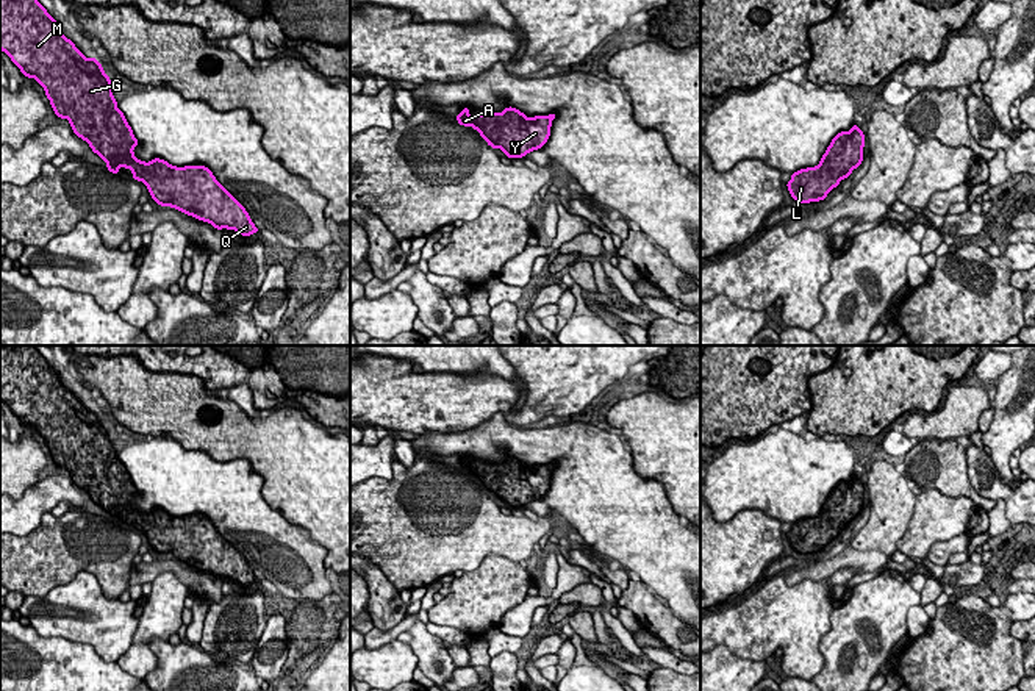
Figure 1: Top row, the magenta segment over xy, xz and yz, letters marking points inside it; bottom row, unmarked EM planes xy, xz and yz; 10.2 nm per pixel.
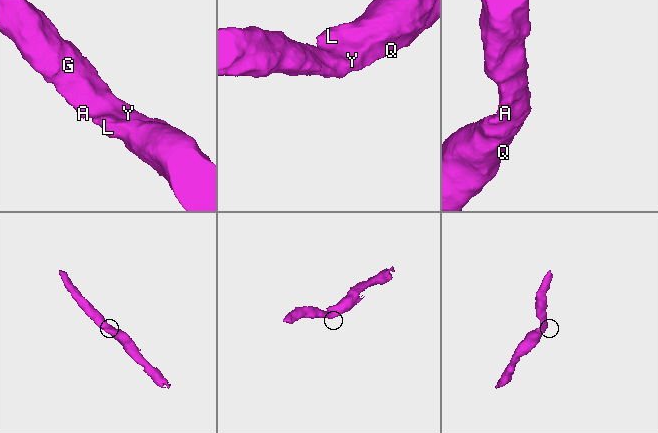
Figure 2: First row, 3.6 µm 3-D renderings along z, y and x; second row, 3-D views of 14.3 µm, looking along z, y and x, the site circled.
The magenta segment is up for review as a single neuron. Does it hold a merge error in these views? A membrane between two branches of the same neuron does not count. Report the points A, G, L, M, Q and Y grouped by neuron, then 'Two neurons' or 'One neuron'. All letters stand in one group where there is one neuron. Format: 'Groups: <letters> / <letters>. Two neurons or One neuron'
Groups: A G L M Q Y. One neuron

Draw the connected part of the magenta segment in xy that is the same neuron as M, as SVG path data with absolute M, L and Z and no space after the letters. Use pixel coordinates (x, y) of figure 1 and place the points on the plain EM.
M0 346L0 400L11 408L27 428L34 428L44 438L55 464L69 471L73 483L89 494L92 502L106 513L111 524L119 524L120 517L130 519L133 524L131 528L142 532L158 555L175 558L180 563L208 572L219 582L227 578L235 580L242 586L260 583L245 558L216 530L206 516L177 517L166 510L153 508L145 513L134 507L133 499L139 492L124 463L117 458L111 428L105 424L95 406L86 408L75 397L73 391L63 385L59 374L47 363L34 346Z

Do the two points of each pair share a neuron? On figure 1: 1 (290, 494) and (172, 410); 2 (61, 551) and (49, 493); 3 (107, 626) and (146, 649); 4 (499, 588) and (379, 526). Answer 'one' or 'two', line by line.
1: one
2: two
3: one
4: two

